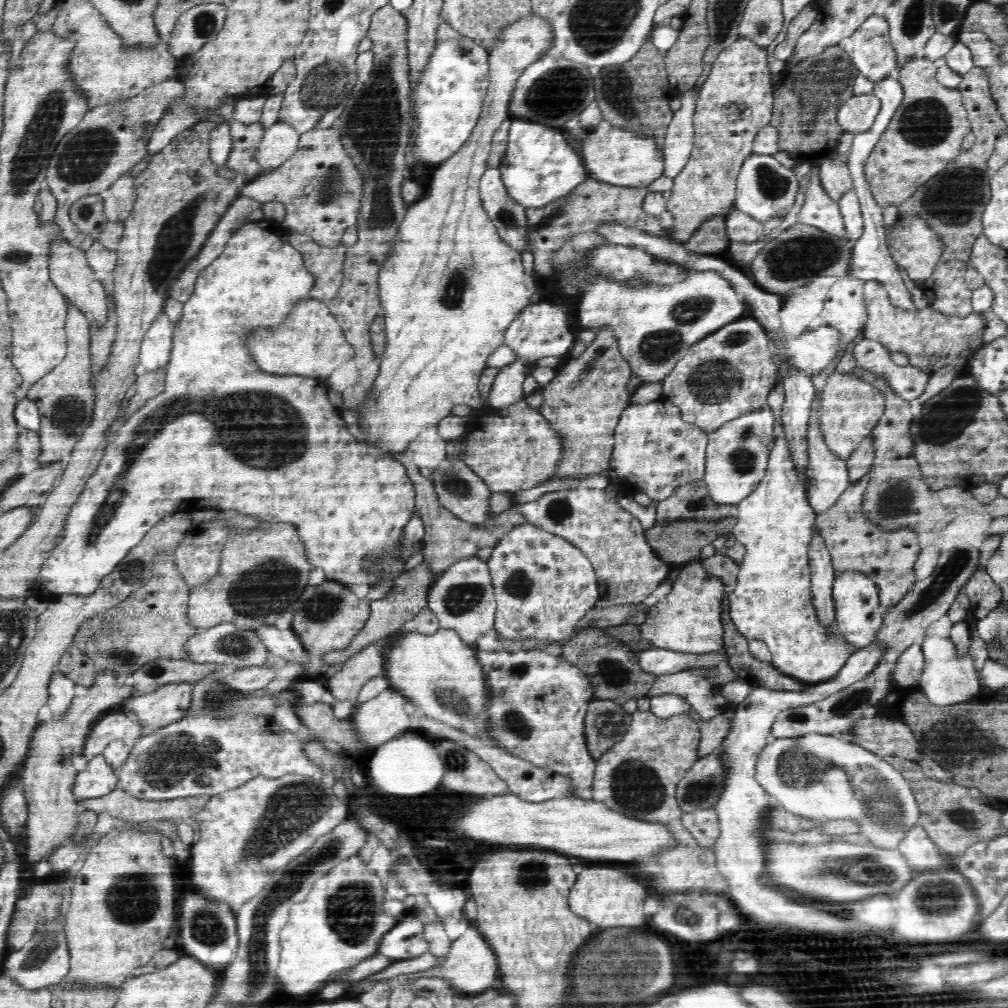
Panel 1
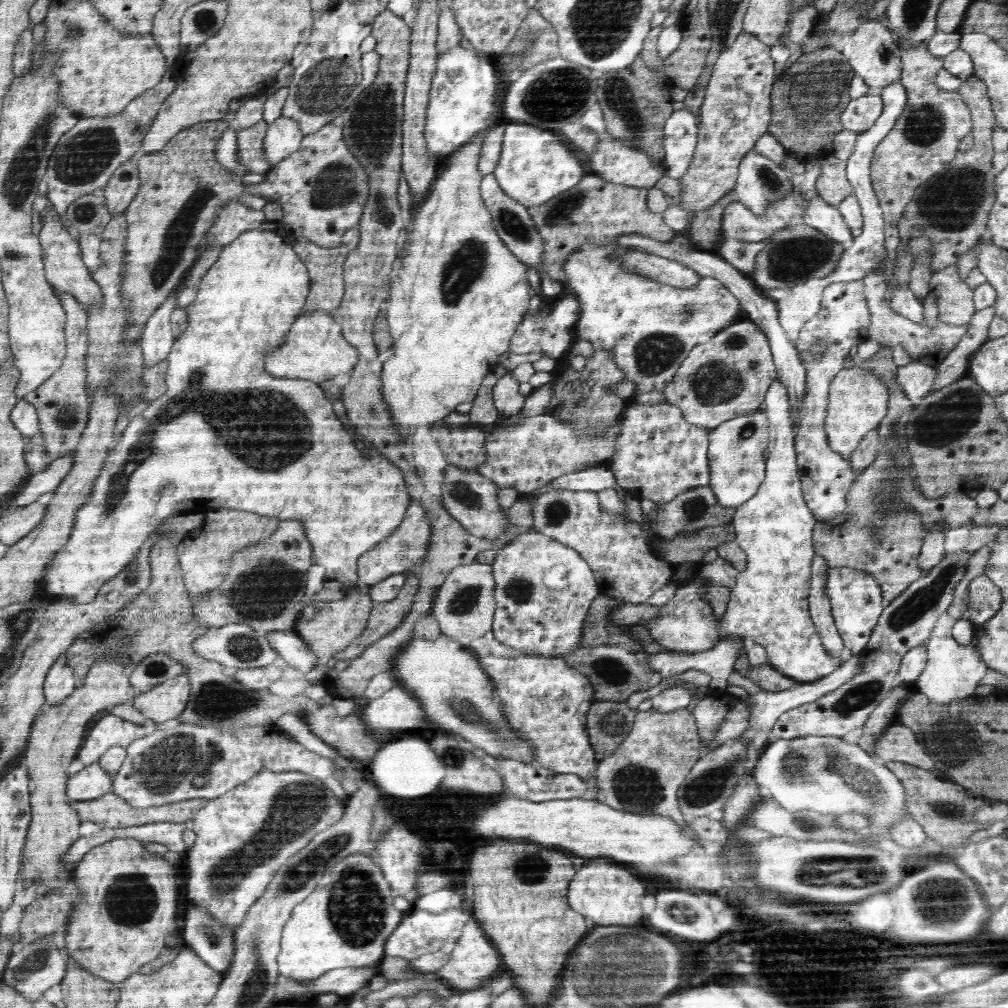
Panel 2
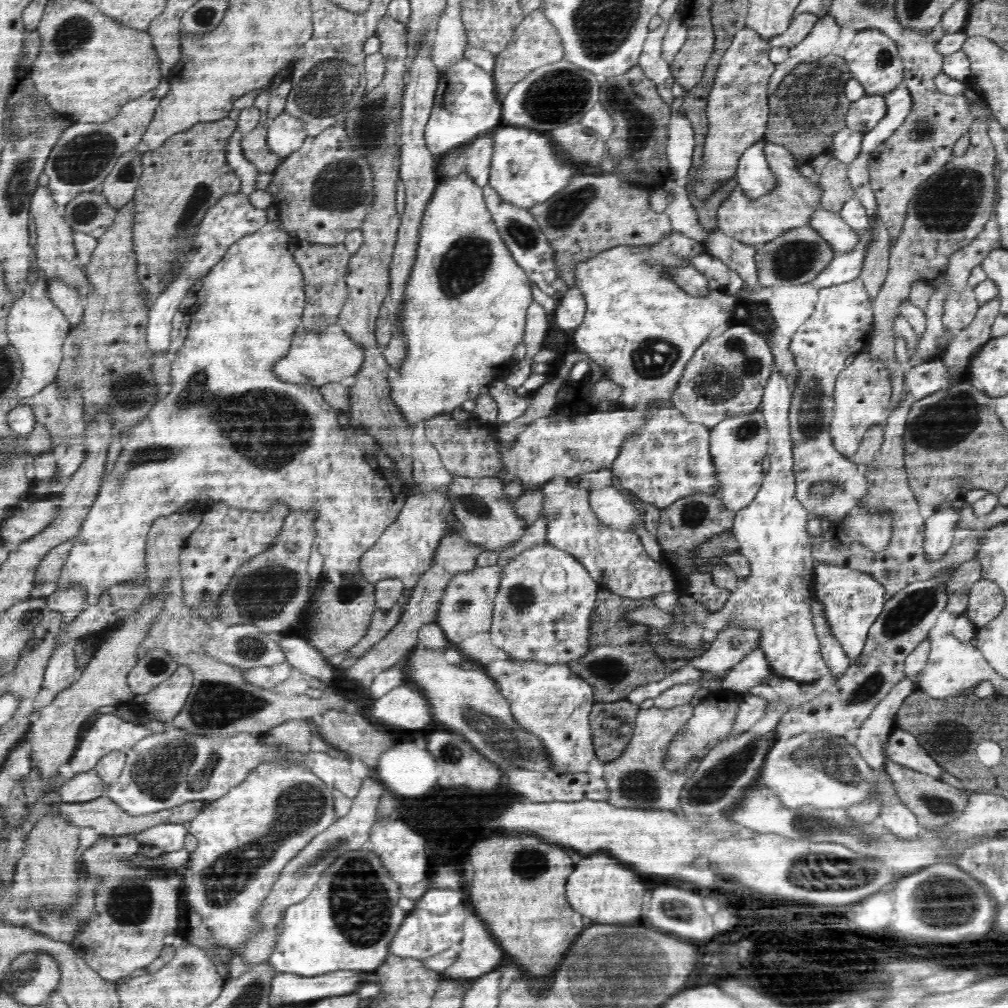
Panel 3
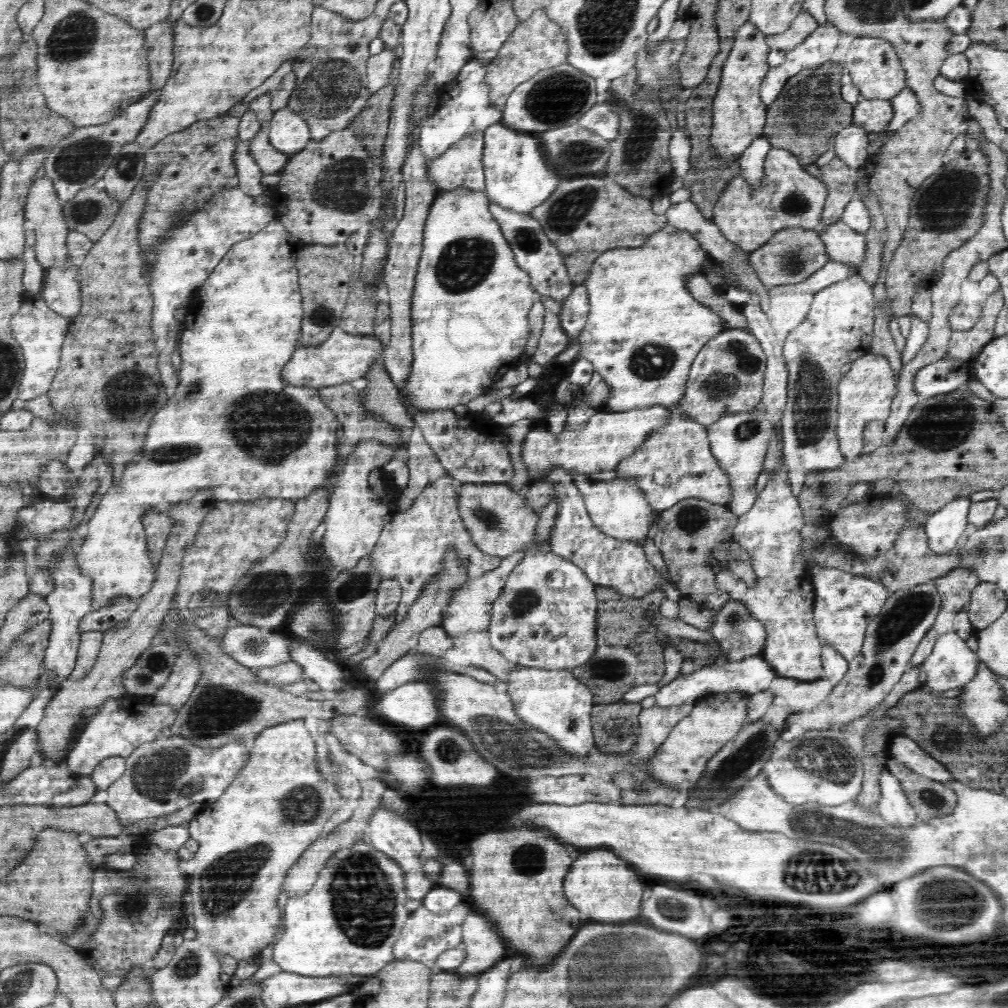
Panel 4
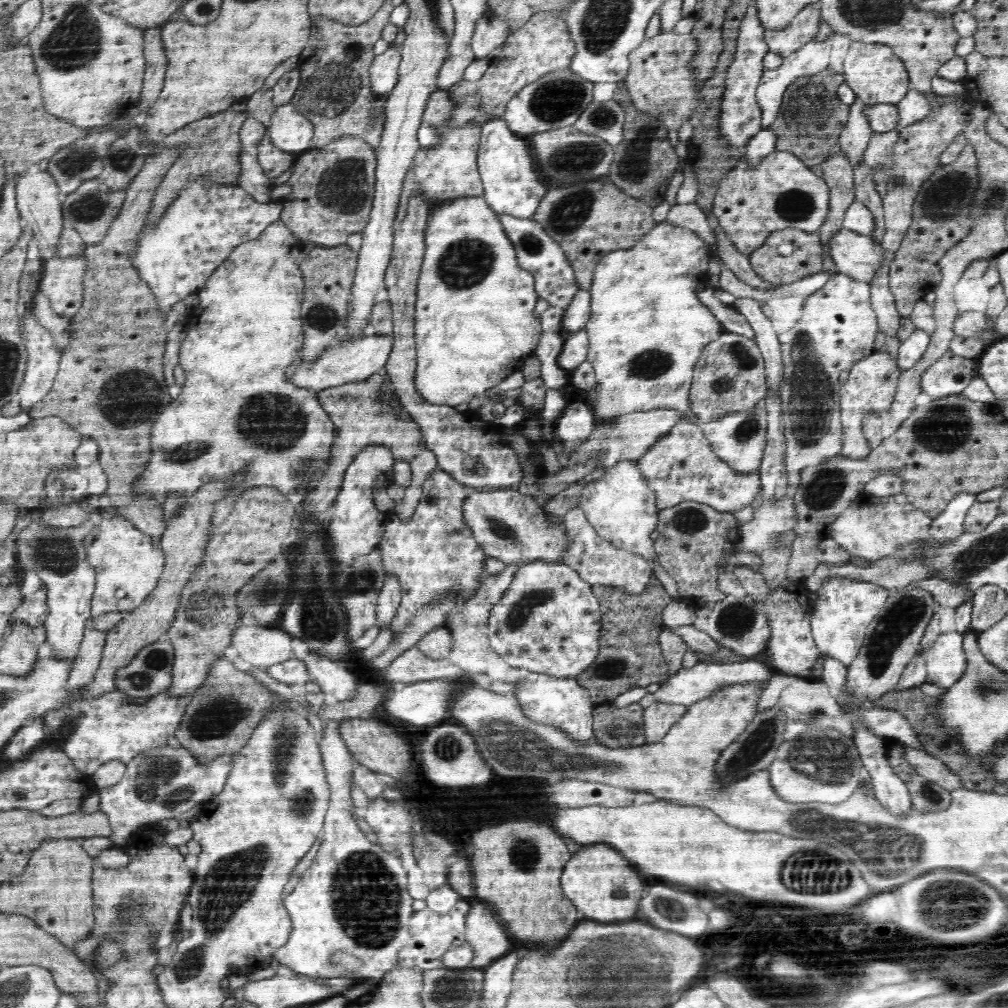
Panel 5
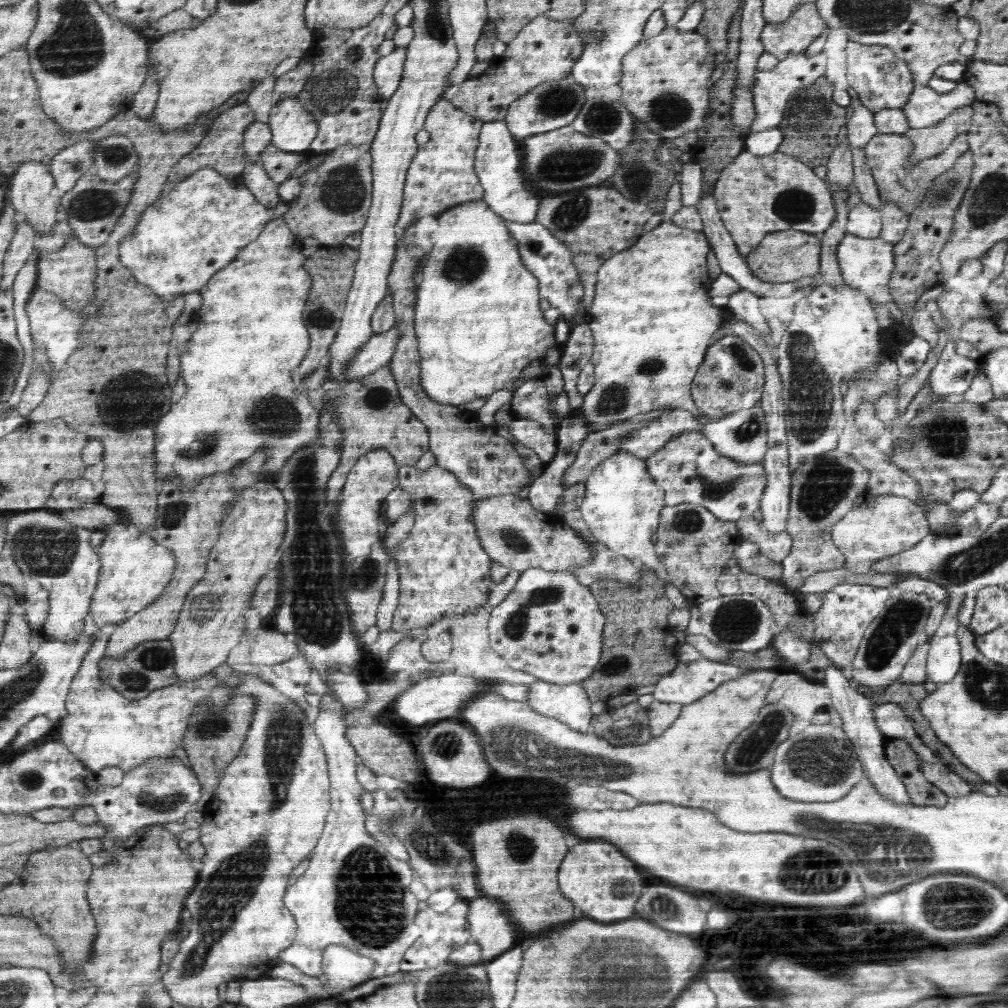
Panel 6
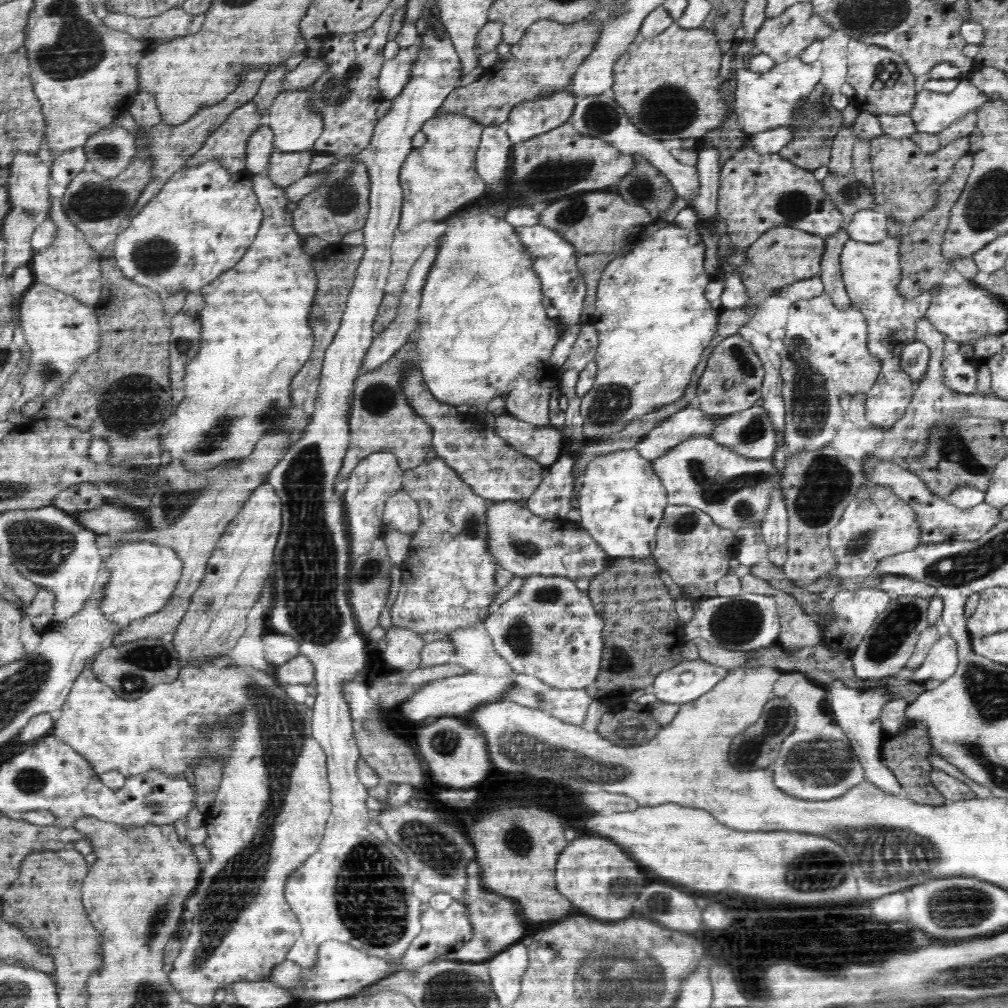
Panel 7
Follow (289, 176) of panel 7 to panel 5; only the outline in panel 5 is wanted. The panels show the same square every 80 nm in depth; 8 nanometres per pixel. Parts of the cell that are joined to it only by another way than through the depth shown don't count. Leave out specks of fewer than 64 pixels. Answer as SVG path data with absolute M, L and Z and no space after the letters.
M268 134L265 140L258 144L255 153L260 166L264 169L269 179L278 178L286 170L292 168L297 157L297 154L281 151L278 147L274 146Z

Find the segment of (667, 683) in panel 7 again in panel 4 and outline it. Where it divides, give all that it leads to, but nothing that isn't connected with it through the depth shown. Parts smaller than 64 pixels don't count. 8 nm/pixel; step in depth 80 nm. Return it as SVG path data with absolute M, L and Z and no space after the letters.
M762 654L750 655L739 661L731 663L716 663L714 665L701 667L688 676L678 676L669 684L653 695L655 704L661 707L680 706L681 704L693 704L700 698L705 698L708 694L718 694L723 692L746 692L750 695L760 691L765 691L770 686L777 672L766 662Z

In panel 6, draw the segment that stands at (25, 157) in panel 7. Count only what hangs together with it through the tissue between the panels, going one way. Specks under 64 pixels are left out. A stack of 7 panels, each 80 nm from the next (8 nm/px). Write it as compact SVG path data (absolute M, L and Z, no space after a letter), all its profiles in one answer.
M23 160L8 179L6 186L11 192L11 205L15 208L15 212L20 219L34 226L37 234L45 235L51 226L58 222L57 212L60 205L50 196L50 191L55 186L50 164L43 164L41 160Z

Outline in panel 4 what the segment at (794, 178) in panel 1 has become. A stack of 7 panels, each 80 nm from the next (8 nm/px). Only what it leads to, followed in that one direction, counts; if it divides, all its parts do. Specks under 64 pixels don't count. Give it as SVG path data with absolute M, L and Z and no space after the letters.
M762 135L752 141L750 146L739 156L740 175L748 181L752 187L759 187L763 179L763 164L768 152L773 146L767 137Z

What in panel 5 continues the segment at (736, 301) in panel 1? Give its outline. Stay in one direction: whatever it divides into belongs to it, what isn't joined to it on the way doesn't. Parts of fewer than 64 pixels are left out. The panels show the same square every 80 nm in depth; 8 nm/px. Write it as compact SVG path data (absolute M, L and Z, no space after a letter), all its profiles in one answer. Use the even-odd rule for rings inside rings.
M662 221L655 227L652 227L632 248L620 249L608 252L598 264L595 266L594 278L592 286L590 286L591 294L591 311L588 322L586 322L586 330L589 337L589 352L587 361L593 365L595 371L595 380L597 381L596 400L589 403L594 413L595 420L600 418L617 418L634 412L649 412L658 408L668 408L679 411L682 414L691 416L691 405L689 400L689 390L693 381L693 373L701 358L702 350L708 344L716 341L724 332L720 321L714 316L710 309L700 302L699 296L696 296L696 288L700 288L700 284L707 284L706 276L708 276L708 261L712 260L714 252L709 250L708 244L691 230L674 226L672 223ZM650 334L656 334L656 344L650 344ZM652 346L652 348L650 348Z

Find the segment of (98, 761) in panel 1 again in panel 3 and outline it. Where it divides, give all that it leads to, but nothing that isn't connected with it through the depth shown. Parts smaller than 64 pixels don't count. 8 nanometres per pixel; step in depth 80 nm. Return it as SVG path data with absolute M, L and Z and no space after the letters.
M92 769L73 776L56 793L61 802L83 803L97 799L108 787L108 784L102 784L98 773Z

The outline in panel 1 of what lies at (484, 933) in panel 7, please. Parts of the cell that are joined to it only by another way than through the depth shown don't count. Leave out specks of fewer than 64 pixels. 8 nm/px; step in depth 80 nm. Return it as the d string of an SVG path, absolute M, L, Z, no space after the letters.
M469 924L464 934L451 942L448 956L441 965L434 966L430 970L424 970L424 972L398 974L398 976L384 979L383 981L388 983L392 990L394 990L394 988L403 986L413 979L438 977L445 979L451 986L455 986L459 990L484 992L484 990L492 988L492 984L496 984L496 976L498 976L498 964L496 964L494 952L488 948L488 944L486 944L486 940L480 934L478 927Z

